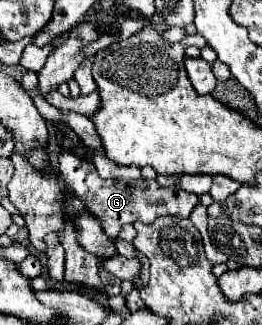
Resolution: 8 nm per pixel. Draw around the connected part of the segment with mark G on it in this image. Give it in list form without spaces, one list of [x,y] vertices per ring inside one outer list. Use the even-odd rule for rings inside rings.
[[[69,152],[59,154],[59,174],[67,182],[67,186],[73,188],[73,192],[83,202],[87,212],[99,220],[103,232],[109,238],[117,238],[119,230],[125,224],[133,224],[135,220],[143,224],[151,224],[157,216],[167,216],[167,214],[189,218],[189,214],[199,202],[197,194],[185,194],[185,190],[177,190],[175,186],[165,188],[157,180],[139,178],[133,184],[125,180],[103,180],[91,162],[81,162],[79,158],[73,158],[73,154]]]

